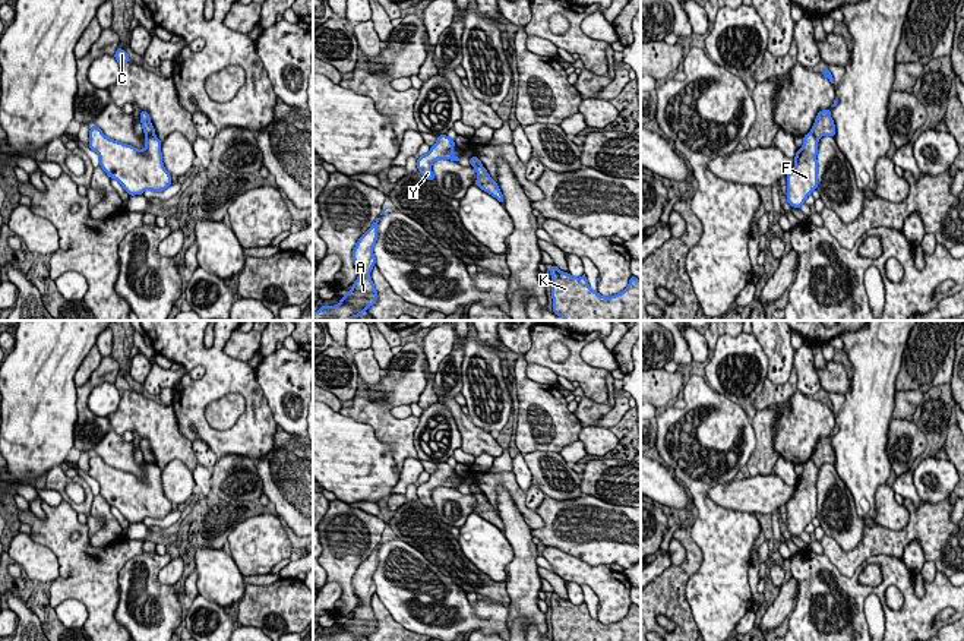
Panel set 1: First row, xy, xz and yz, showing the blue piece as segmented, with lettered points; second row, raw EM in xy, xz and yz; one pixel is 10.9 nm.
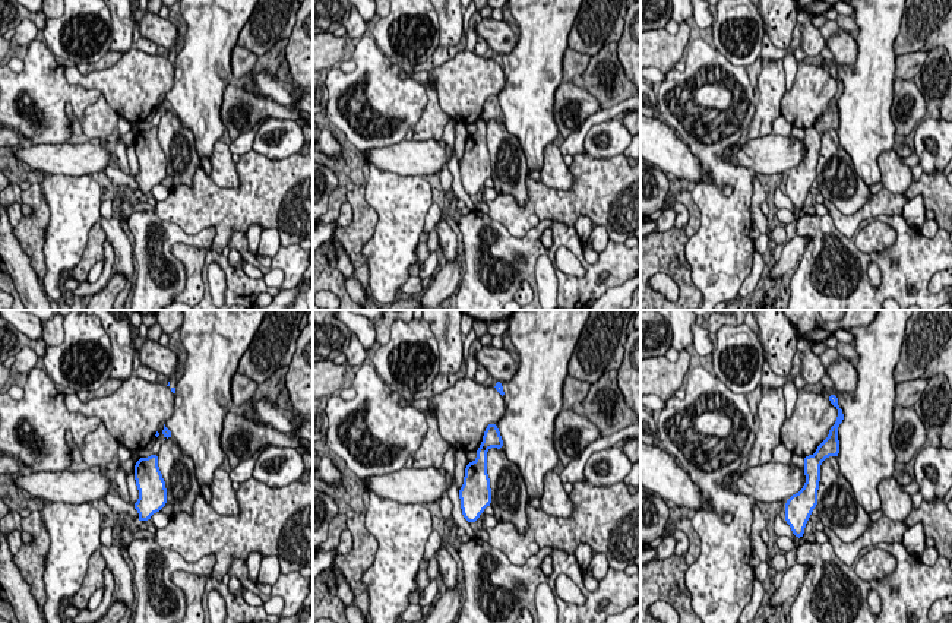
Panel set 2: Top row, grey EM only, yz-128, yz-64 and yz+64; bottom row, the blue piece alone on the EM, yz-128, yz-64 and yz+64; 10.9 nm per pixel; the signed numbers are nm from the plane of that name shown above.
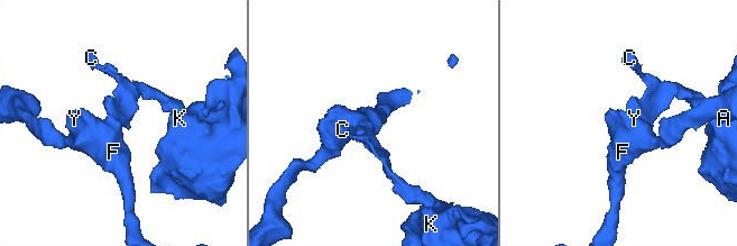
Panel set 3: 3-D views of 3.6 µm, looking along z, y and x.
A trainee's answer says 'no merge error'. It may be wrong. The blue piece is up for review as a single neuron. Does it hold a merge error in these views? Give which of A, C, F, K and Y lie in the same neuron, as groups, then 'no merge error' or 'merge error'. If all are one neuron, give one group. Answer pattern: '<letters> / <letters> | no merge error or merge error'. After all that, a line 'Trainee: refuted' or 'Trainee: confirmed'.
A F Y / C K | merge error
Trainee: refuted

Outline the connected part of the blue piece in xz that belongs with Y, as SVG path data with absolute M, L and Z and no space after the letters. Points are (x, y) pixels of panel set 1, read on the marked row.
M439 135L437 140L433 146L430 146L430 151L426 155L421 155L417 158L417 168L418 173L427 179L434 181L434 174L432 171L432 164L436 160L451 160L451 161L459 161L458 157L453 155L453 146L455 140L452 140L448 135Z

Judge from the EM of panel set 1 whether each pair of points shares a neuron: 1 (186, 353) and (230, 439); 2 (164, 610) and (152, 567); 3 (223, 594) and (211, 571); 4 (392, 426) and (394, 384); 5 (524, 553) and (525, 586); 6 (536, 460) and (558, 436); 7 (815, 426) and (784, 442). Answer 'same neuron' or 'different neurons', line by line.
1: same neuron
2: same neuron
3: same neuron
4: different neurons
5: same neuron
6: different neurons
7: same neuron

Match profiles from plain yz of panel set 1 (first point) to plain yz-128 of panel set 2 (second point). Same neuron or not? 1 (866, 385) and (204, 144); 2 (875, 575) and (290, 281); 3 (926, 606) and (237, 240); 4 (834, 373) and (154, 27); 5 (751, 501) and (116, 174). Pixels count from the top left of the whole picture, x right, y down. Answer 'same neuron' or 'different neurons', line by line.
1: same neuron
2: different neurons
3: same neuron
4: same neuron
5: different neurons

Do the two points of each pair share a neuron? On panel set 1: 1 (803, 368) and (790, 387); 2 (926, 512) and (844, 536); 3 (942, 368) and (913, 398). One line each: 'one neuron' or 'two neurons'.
1: two neurons
2: two neurons
3: two neurons

